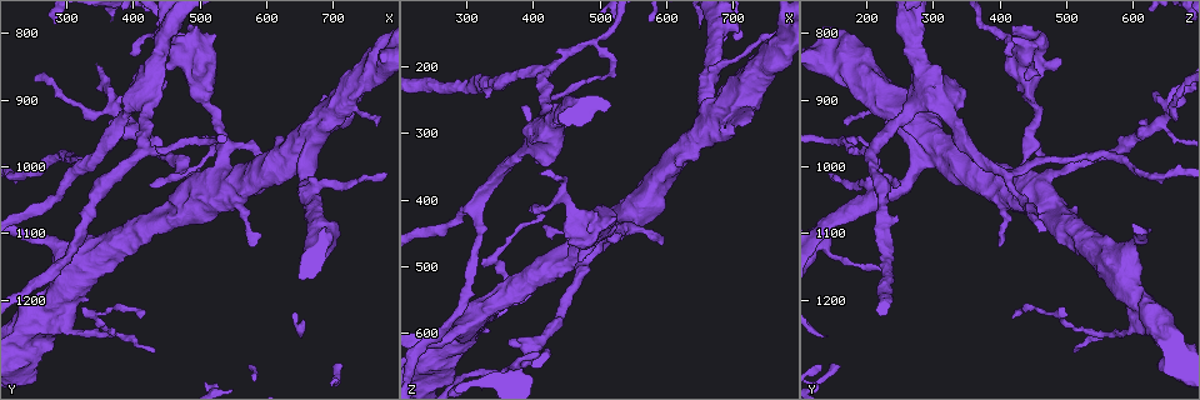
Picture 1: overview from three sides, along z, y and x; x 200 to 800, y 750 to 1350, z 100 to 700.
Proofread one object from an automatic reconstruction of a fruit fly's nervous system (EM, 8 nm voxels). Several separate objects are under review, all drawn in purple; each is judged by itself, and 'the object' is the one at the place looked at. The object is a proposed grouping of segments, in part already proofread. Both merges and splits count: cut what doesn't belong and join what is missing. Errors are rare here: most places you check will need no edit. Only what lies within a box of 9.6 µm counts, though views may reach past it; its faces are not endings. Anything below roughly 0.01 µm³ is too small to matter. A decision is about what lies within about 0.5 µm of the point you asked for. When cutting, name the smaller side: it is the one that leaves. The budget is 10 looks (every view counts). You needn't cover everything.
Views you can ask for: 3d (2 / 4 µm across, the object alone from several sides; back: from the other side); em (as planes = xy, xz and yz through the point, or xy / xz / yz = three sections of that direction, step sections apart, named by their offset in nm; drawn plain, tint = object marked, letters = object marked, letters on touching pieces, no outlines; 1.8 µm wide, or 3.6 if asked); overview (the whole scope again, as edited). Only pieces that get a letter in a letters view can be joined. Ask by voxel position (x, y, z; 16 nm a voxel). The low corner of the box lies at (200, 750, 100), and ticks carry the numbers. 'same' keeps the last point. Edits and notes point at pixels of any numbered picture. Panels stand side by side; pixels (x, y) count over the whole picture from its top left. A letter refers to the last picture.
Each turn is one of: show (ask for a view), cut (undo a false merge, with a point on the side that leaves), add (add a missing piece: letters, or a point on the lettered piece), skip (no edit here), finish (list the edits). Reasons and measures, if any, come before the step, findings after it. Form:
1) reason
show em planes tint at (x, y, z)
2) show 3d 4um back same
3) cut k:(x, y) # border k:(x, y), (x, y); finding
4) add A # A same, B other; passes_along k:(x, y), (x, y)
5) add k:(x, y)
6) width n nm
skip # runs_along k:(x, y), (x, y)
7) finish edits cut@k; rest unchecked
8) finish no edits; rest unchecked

calibre changes
show 3d 4um at (415, 895, 280)

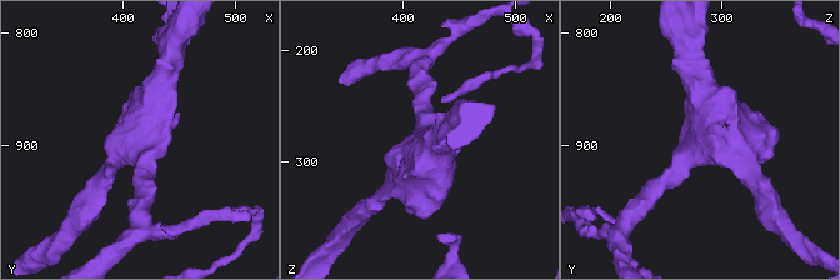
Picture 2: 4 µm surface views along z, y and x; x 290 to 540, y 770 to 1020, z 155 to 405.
show em 3.6um planes plain at (420, 894, 286)

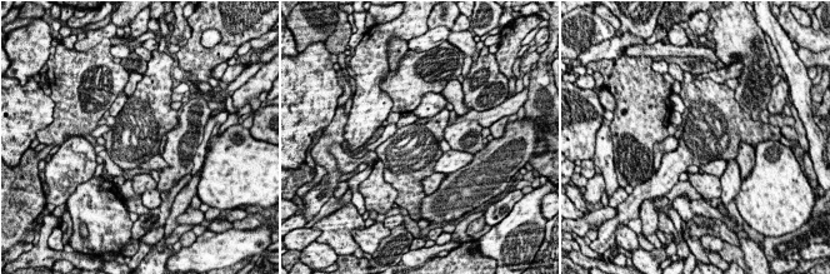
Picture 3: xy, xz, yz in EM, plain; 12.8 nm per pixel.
what lies round it
show em 3.6um planes letters same

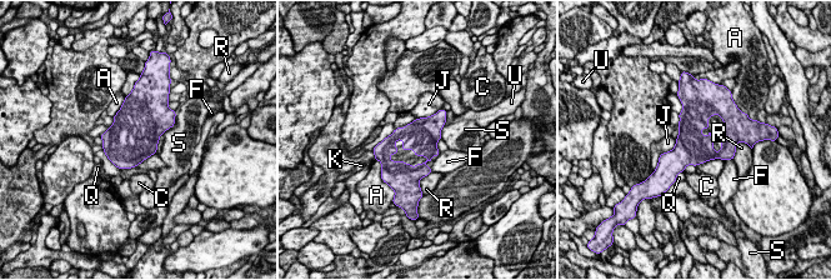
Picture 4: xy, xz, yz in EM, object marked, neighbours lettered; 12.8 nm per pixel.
skip # A other, C other, F other, J other, K other, Q other, R other, S other, U other; border 4:(724, 159), (710, 159), (696, 166); all the same cell

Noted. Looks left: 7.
branch point
show 3d 2um at (490, 960, 165)

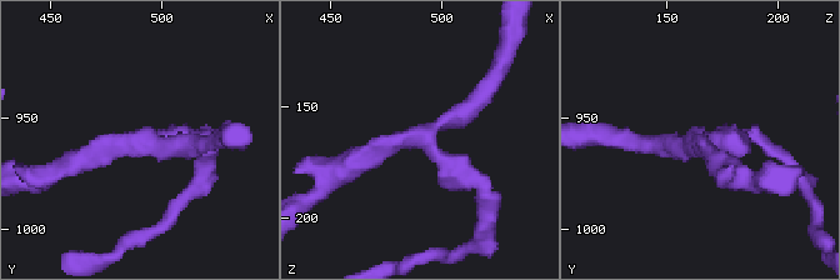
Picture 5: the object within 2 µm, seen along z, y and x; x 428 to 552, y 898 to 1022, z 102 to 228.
arms 3
show em 3.6um planes letters at (492, 961, 165)

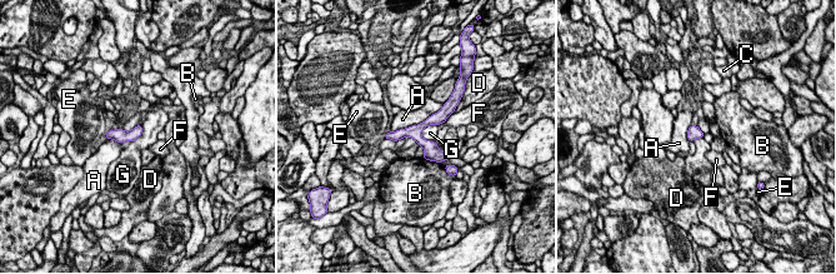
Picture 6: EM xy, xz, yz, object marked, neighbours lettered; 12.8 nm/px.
width 140 nm
skip # A other, B other, C other, D other, E other, F other, G other; runs_along 6:(444, 111), (414, 131), (389, 135); one cell here

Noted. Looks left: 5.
calibre changes
show 3d 4um back at (470, 835, 440)

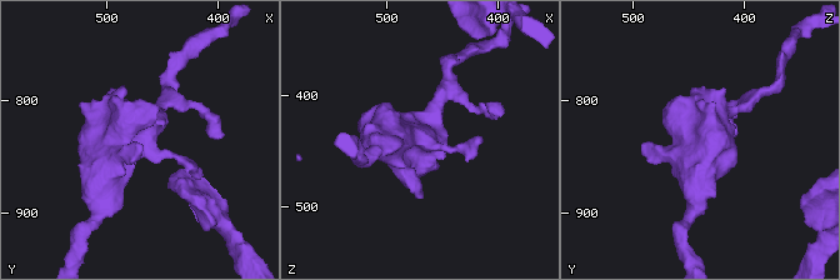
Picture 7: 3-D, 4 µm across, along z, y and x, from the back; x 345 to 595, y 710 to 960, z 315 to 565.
now the EM
show em 3.6um xz step 8 tint at (468, 838, 440)

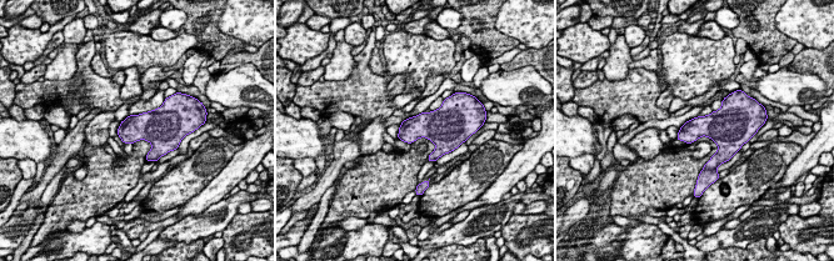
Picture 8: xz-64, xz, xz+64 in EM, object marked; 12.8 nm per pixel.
show em 3.6um planes letters same

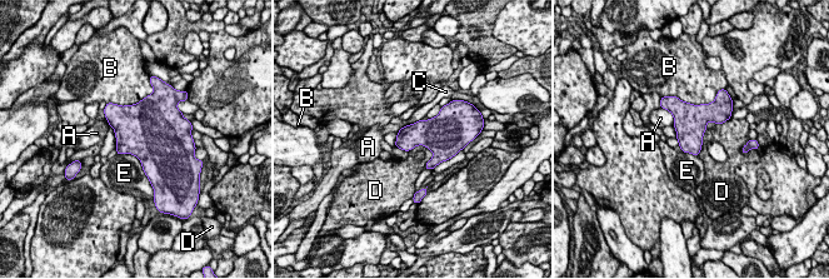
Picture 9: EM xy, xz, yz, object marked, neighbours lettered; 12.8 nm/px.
width 320 nm
skip # A other, B other, C other, D other, E other; border 9:(418, 144), (432, 152), (425, 168); continuous, no second cell

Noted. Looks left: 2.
a fork
show em planes plain at (655, 970, 295)

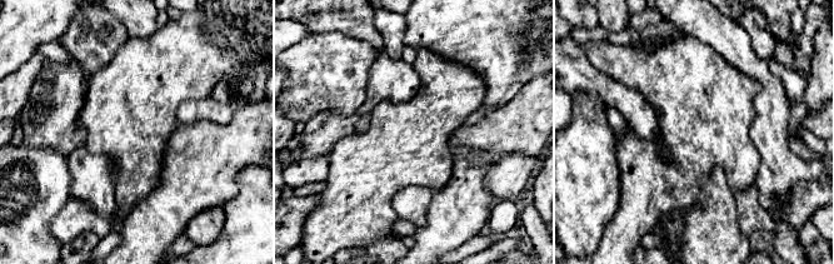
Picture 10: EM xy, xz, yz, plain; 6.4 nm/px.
show em planes letters same

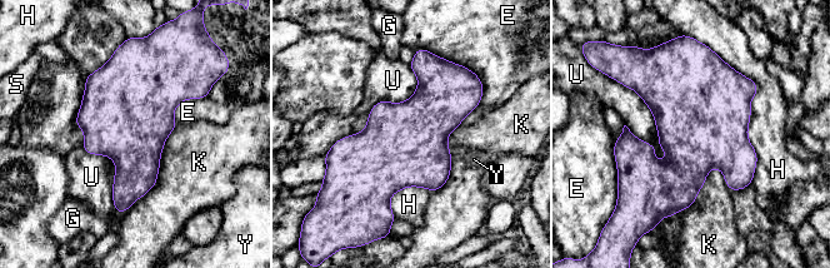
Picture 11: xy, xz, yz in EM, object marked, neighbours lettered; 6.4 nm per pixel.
longest_contact H 950 nm
skip # E other, G other, H other, K other, S other, U other, Y other; border 11:(619, 82), (650, 110), (664, 162); continuous, no second cell

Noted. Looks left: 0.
finish no edits; rest unchecked

